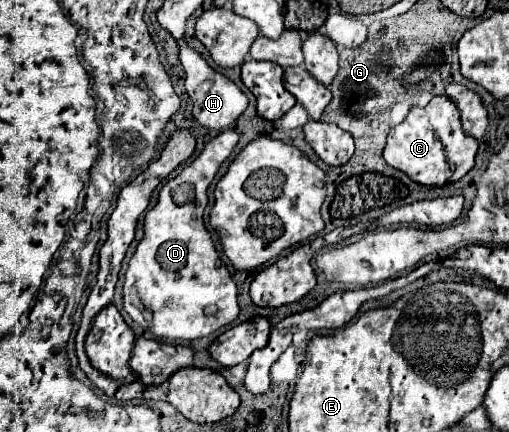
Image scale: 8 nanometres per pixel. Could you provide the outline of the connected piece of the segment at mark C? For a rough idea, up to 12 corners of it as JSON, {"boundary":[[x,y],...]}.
{"boundary":[[445,95],[411,107],[383,159],[427,187],[459,181],[477,141]]}

